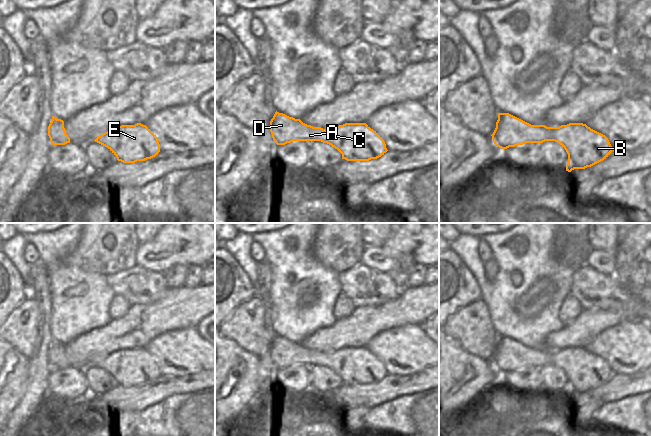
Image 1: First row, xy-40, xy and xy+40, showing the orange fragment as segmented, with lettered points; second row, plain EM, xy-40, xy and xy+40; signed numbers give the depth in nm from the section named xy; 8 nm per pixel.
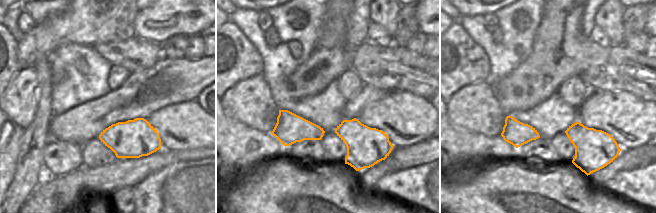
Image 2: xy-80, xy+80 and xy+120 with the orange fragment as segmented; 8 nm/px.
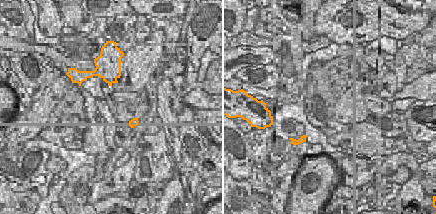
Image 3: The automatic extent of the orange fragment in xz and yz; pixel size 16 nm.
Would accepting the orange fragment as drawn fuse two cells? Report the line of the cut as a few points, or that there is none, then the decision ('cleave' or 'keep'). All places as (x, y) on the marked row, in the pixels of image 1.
no cut; keep

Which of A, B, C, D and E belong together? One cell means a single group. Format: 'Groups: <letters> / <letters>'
Groups: A B C D E.

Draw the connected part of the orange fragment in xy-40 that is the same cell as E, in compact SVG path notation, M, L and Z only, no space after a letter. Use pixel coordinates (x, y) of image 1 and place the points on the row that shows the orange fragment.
M141 123L115 127L94 141L107 147L123 163L145 161L160 152L158 138Z

